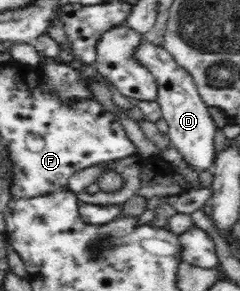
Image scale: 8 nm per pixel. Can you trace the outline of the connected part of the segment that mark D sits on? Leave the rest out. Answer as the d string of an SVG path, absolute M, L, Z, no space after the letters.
M144 38L133 53L134 59L147 68L156 78L159 86L157 102L159 103L163 120L168 124L168 134L171 143L185 162L198 173L212 170L216 160L215 132L218 126L210 116L209 106L204 103L197 90L193 77L183 67L175 62L173 56L162 46L151 44Z

